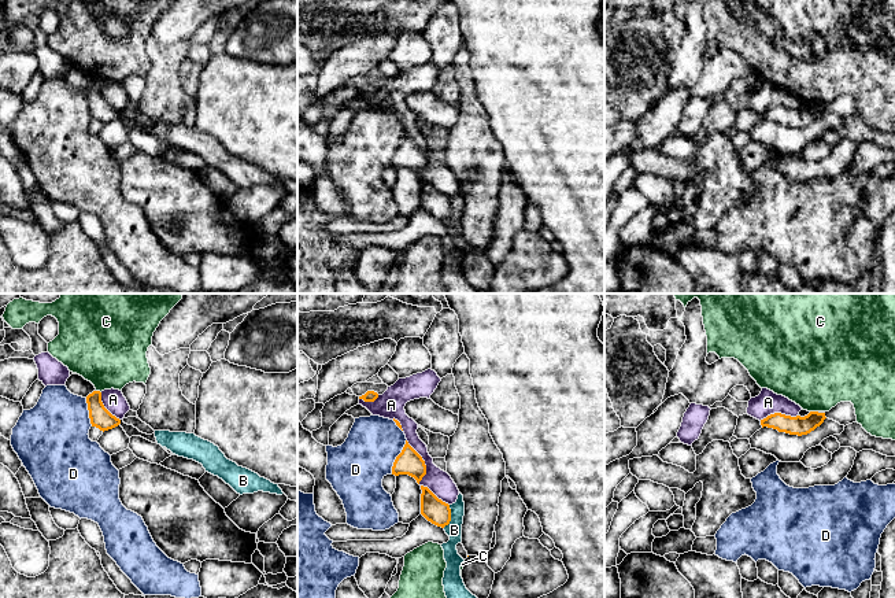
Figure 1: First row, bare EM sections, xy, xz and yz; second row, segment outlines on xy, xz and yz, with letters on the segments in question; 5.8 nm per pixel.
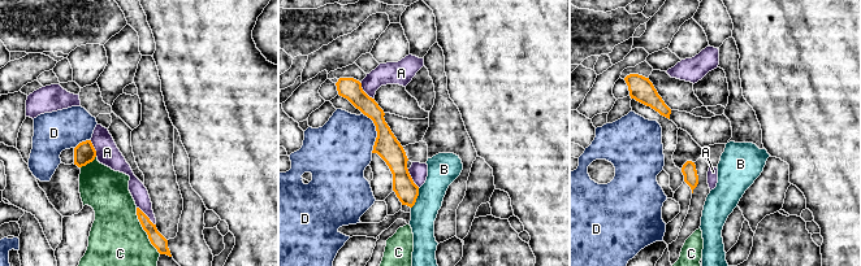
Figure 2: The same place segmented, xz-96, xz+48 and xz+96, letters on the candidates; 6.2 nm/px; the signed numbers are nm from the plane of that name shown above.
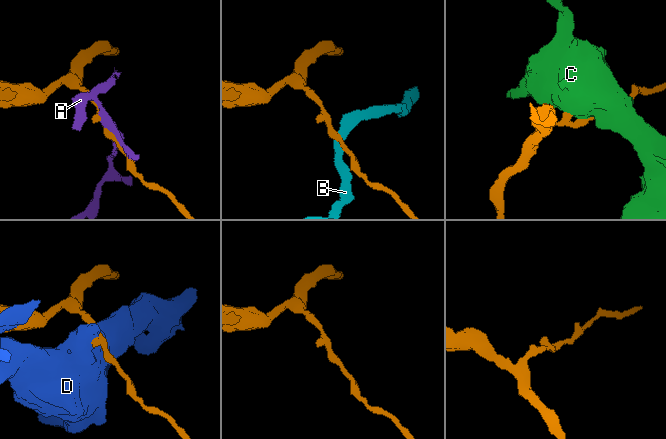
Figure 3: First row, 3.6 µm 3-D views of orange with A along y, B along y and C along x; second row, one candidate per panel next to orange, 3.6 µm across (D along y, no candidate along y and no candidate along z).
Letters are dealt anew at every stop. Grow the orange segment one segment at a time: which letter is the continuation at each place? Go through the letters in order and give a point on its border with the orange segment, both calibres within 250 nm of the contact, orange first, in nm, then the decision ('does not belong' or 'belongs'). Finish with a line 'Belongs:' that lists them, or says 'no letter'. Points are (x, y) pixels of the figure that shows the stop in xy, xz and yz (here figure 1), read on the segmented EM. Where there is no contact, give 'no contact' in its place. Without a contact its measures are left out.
A: xz (424, 475) | 150/140 nm | does not belong
B: xz (450, 517) | 140/100 nm | does not belong
C: yz (814, 412) | 110/460 nm | does not belong
D: xz (398, 456) | 150/320 nm | does not belong
Belongs: no letter

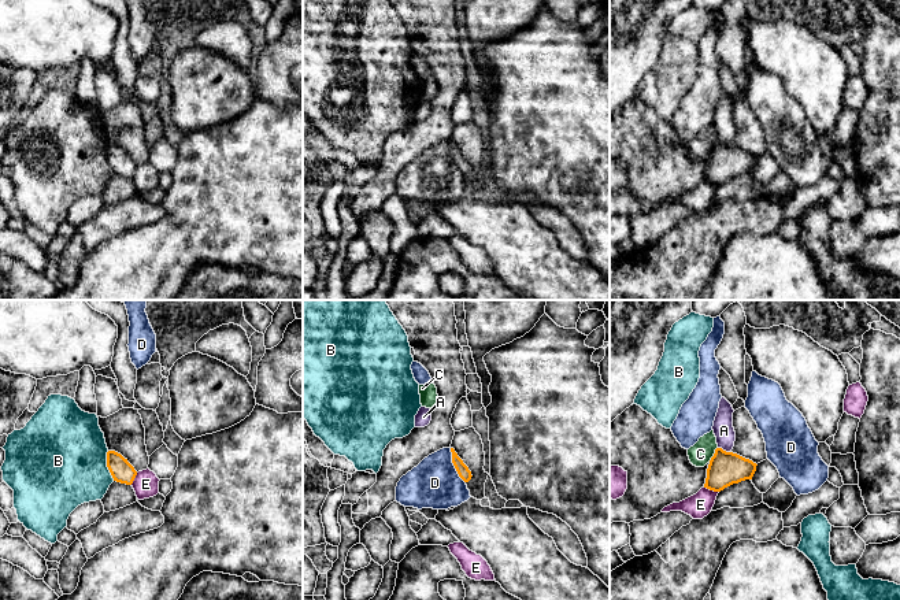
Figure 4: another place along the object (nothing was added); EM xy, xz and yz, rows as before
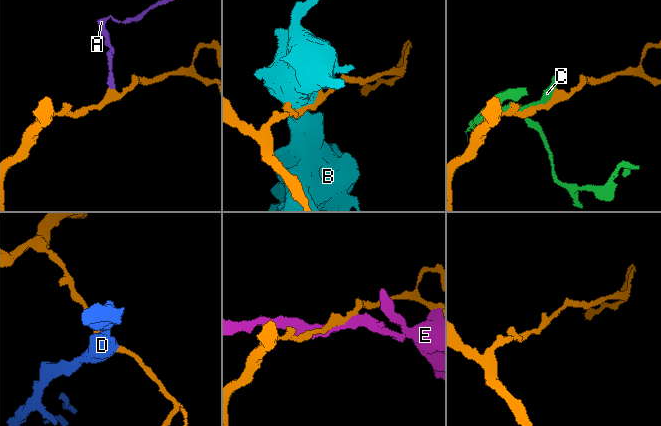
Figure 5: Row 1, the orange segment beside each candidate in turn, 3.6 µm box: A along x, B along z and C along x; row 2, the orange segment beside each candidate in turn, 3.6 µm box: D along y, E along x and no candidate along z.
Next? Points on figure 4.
A: yz (722, 450) | 200/120 nm | does not belong
B: xy (107, 466) | 130/500 nm | does not belong
C: yz (714, 454) | 200/140 nm | does not belong
D: xz (454, 465) | 70/300 nm | does not belong
E: yz (711, 489) | 200/140 nm | does not belong
Belongs: no letter

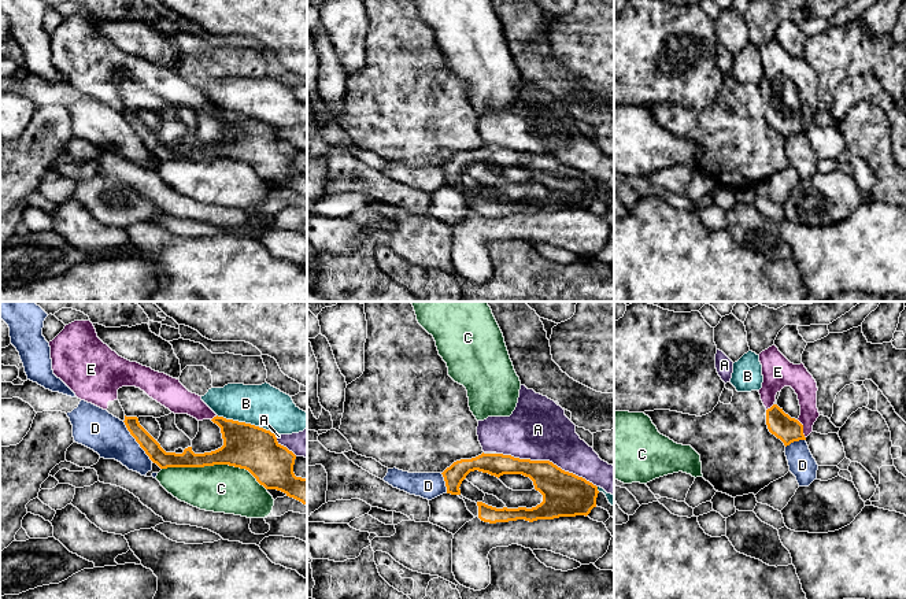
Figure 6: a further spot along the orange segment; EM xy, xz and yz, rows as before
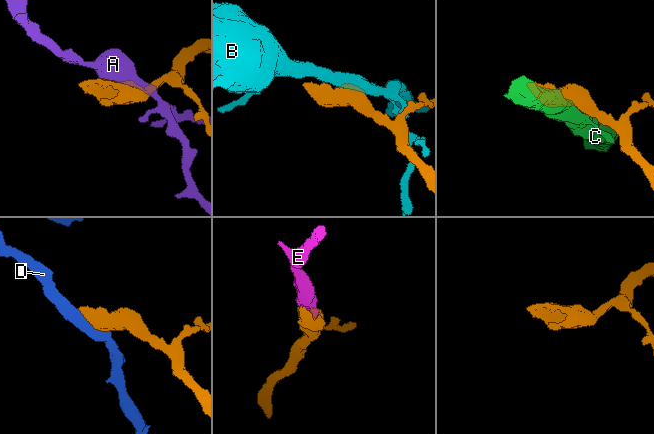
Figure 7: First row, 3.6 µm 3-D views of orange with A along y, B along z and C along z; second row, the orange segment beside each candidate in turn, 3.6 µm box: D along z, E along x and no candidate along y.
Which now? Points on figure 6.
A: xz (547, 461) | 260/360 nm | does not belong
B: xy (244, 422) | 260/260 nm | does not belong
C: xy (214, 463) | 260/280 nm | does not belong
D: xy (136, 440) | 100/240 nm | does not belong
E: yz (802, 429) | 150/140 nm | belongs
Belongs: E

